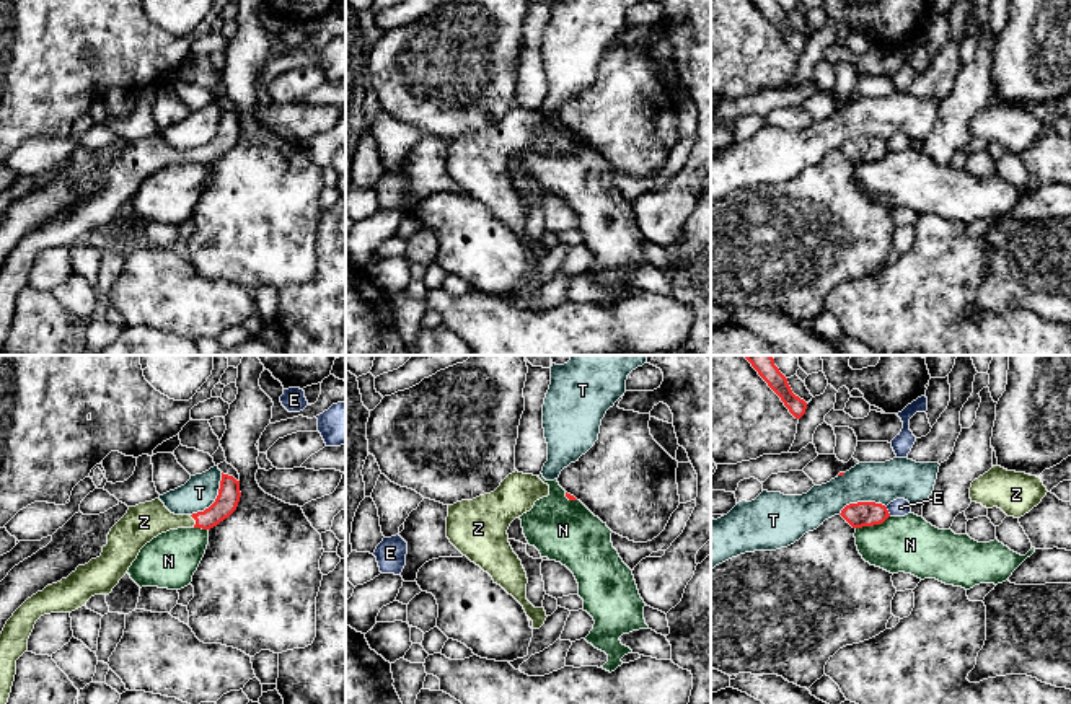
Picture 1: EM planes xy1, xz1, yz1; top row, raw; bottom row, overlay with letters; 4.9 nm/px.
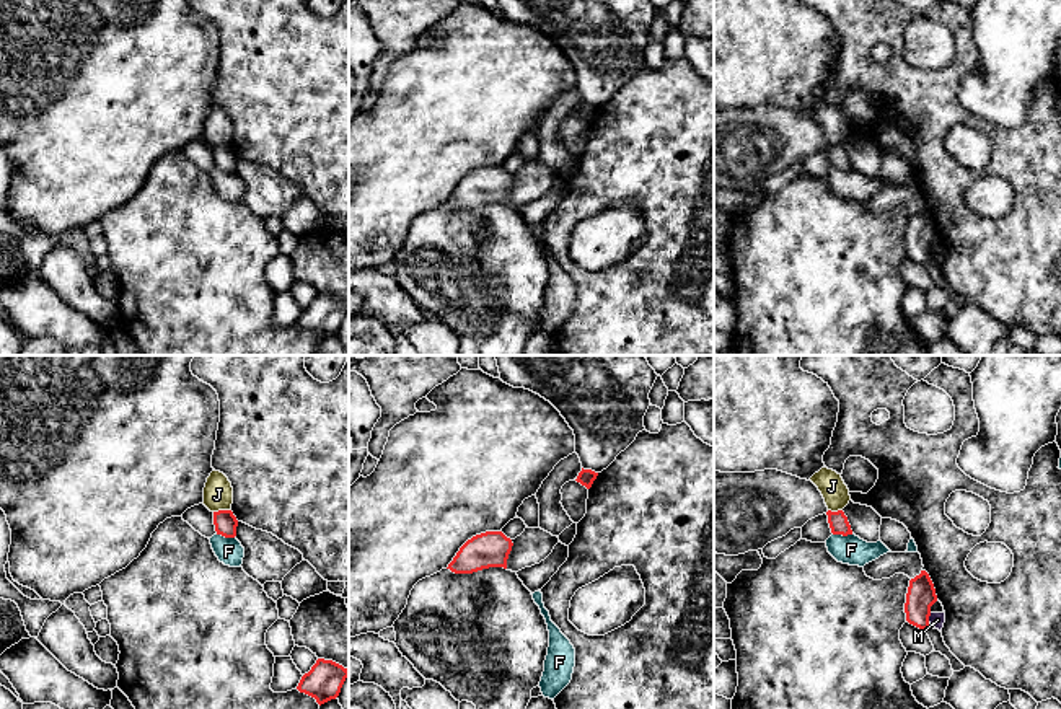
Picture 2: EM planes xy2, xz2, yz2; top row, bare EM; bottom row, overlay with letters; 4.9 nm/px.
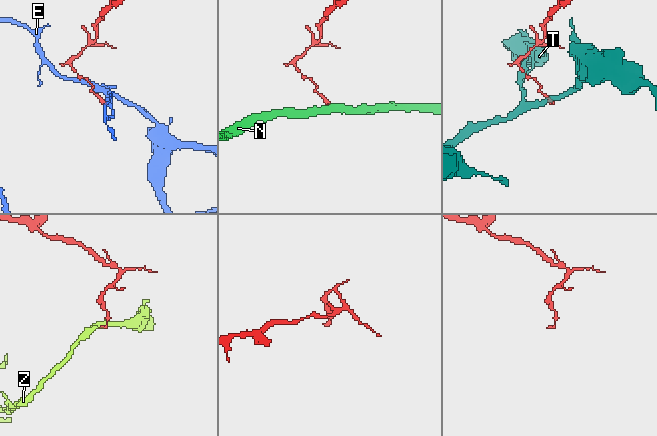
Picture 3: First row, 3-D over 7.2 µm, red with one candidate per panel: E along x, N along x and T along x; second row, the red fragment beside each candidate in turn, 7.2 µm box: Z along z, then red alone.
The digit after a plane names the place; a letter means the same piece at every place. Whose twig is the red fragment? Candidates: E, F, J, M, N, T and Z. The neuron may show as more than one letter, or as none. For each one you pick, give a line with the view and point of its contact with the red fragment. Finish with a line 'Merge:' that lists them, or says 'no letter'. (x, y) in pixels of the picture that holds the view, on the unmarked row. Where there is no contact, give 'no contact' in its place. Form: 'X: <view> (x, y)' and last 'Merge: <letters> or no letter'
Z: xy1 (196, 157)
Merge: Z

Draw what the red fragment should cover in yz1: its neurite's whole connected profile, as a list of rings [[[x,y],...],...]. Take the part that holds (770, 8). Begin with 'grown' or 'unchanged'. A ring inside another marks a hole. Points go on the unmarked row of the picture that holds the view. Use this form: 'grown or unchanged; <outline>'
unchanged; [[[751,0],[768,21],[781,33],[789,47],[800,54],[805,49],[807,37],[796,31],[787,18],[787,13],[776,0]]]

